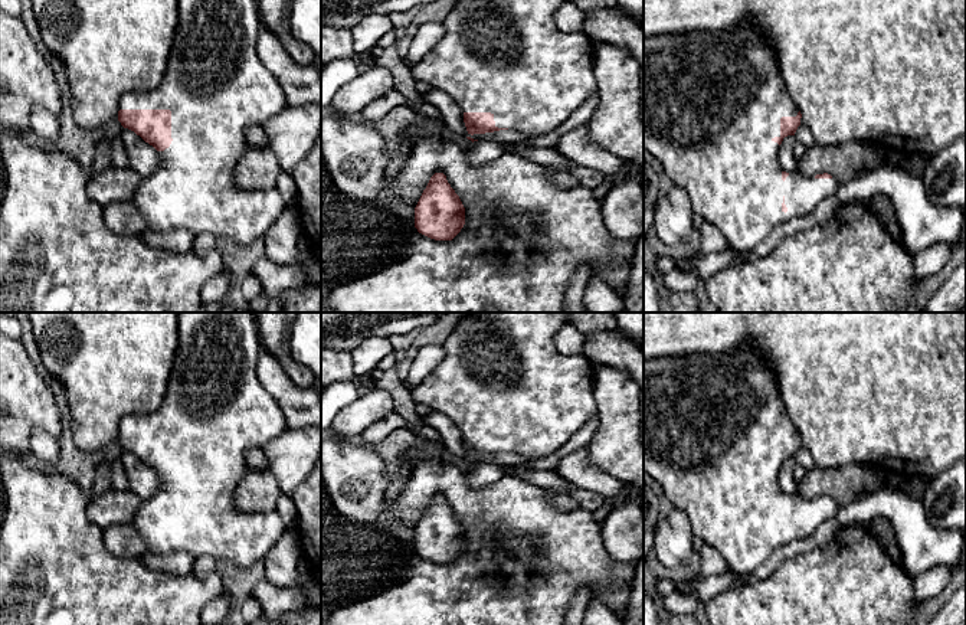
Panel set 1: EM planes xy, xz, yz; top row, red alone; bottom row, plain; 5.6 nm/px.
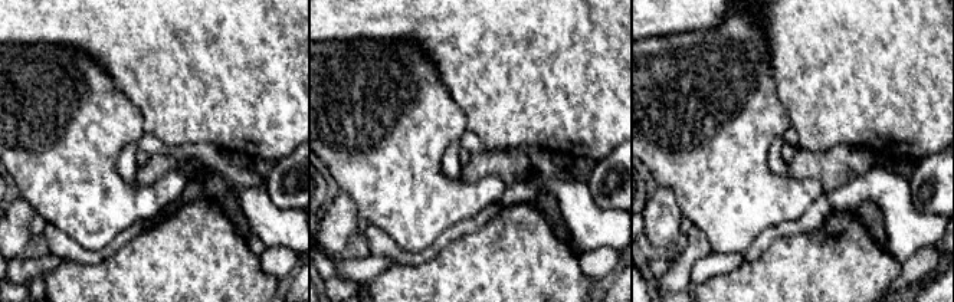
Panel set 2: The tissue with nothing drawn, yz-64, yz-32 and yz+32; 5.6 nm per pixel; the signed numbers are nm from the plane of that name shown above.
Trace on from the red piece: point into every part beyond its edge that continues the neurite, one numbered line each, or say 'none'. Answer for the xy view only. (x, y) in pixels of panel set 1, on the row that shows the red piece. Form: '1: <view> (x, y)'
1: xy (215, 85)

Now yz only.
1: yz (713, 101)

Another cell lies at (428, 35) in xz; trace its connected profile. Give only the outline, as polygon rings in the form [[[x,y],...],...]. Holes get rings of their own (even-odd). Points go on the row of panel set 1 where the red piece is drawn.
[[[430,20],[422,26],[417,26],[417,32],[410,40],[406,59],[410,63],[417,63],[436,46],[443,35],[445,27],[441,22]]]

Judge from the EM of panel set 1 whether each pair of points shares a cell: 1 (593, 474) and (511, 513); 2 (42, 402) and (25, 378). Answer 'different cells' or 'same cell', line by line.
1: different cells
2: same cell

